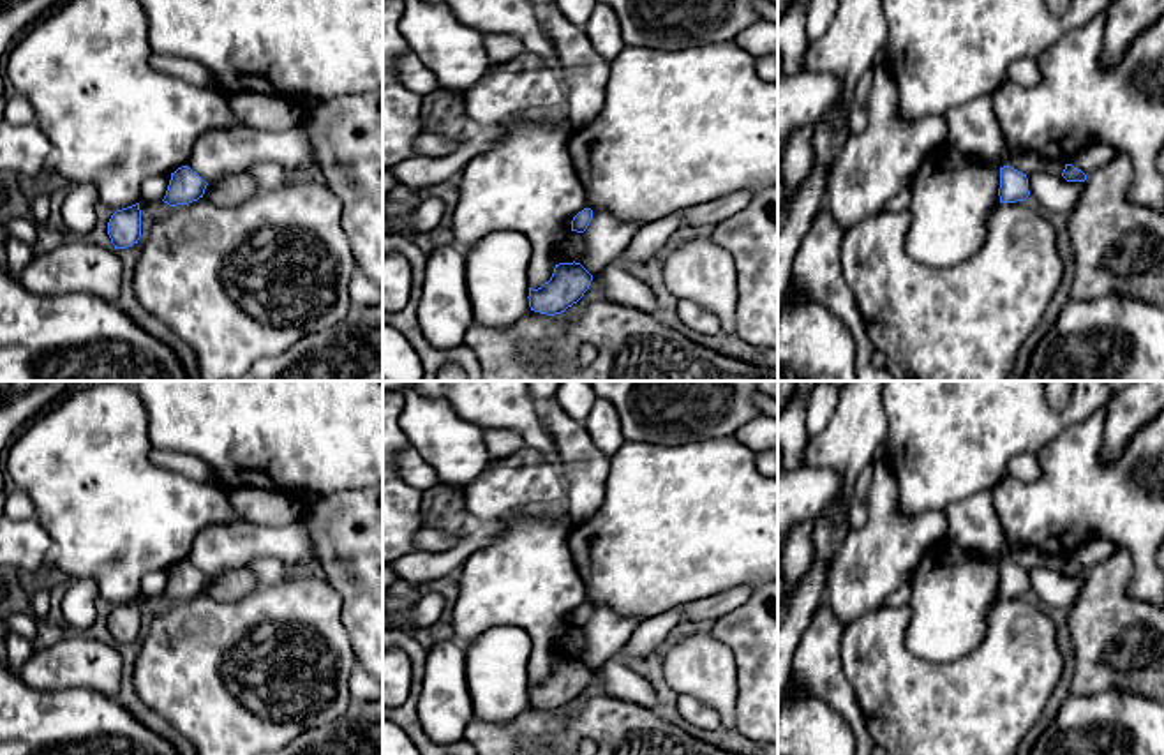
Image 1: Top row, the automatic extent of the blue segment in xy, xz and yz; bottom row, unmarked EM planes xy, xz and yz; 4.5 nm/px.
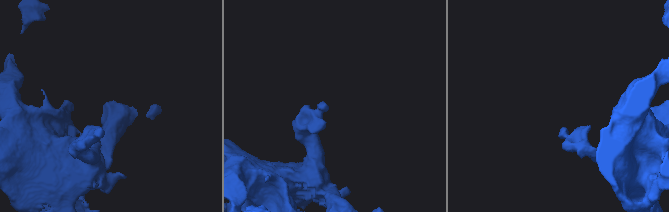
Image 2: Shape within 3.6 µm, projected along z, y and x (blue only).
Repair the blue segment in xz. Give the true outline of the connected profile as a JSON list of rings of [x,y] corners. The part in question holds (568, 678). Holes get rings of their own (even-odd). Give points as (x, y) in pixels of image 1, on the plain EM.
[[[559,658],[548,677],[529,683],[529,702],[547,711],[561,709],[584,691],[591,676],[593,670],[580,658]]]

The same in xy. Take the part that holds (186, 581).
[[[182,561],[171,568],[162,596],[169,602],[189,600],[203,593],[206,580],[208,579],[196,566],[192,566],[189,561]]]

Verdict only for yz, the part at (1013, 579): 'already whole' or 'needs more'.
already whole

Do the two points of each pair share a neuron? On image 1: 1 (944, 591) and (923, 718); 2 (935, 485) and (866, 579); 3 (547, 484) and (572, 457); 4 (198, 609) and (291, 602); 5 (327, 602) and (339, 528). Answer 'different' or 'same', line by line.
1: different
2: different
3: different
4: same
5: different

